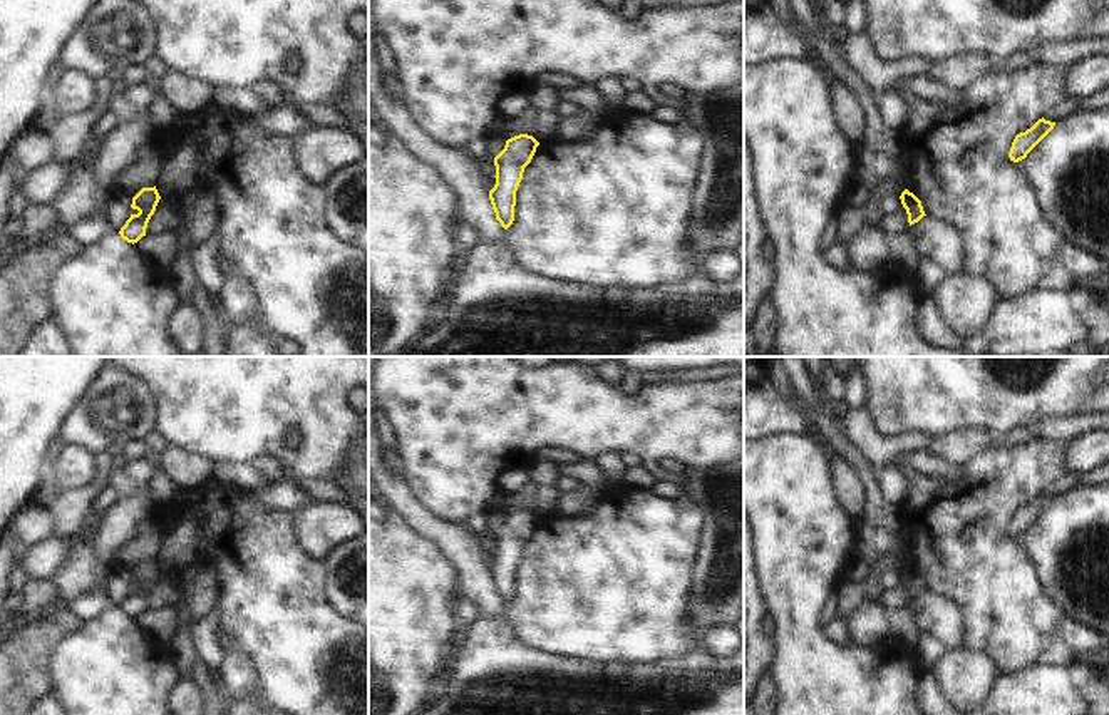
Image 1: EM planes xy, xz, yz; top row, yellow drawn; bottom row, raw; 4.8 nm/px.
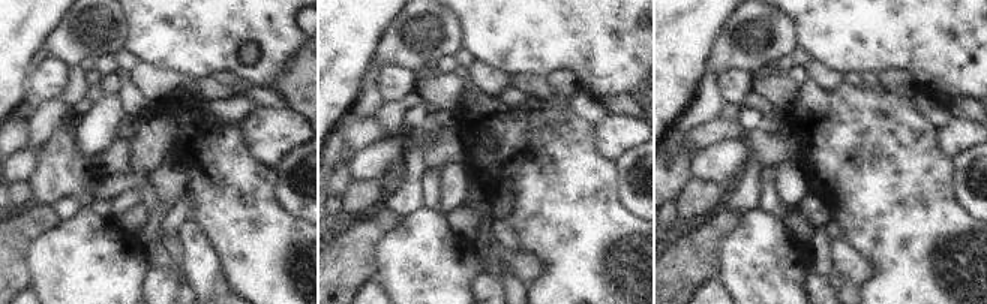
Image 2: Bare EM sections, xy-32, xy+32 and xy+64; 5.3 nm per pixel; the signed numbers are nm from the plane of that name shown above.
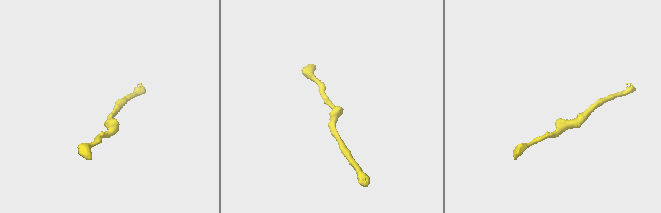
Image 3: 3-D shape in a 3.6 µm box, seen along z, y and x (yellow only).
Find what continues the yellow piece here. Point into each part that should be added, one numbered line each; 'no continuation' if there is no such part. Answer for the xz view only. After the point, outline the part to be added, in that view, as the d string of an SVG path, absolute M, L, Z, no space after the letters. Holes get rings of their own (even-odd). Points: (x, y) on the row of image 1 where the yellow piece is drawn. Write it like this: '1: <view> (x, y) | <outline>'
no continuation

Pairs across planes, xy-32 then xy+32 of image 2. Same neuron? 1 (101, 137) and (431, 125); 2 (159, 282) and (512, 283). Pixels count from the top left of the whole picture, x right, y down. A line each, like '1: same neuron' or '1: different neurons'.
1: same neuron
2: different neurons

